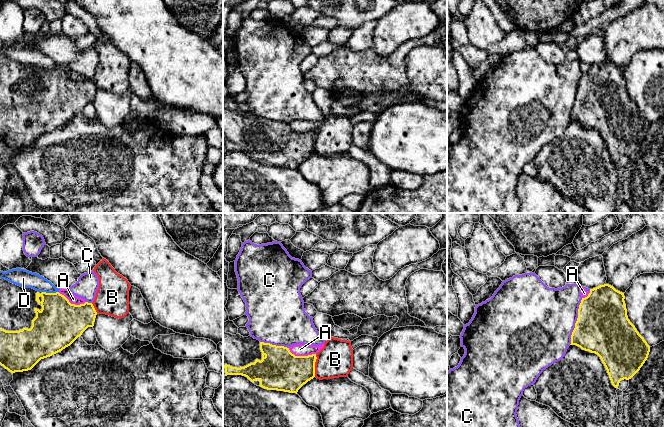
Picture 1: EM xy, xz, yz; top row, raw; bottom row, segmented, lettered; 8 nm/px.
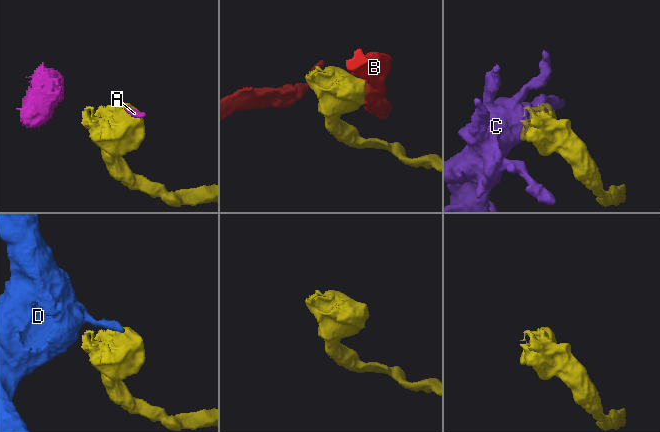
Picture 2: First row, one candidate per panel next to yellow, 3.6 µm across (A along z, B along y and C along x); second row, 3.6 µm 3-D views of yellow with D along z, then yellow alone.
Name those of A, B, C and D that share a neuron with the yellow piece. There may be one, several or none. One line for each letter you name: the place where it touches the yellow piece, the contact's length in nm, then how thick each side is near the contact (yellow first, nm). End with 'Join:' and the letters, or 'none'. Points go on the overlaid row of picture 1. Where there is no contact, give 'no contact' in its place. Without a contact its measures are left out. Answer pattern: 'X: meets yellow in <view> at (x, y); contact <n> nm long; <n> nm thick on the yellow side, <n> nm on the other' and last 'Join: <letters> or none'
Join: none

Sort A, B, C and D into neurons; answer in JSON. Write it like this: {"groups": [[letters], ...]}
{"groups": [["A", "D"], ["B"], ["C"]]}

